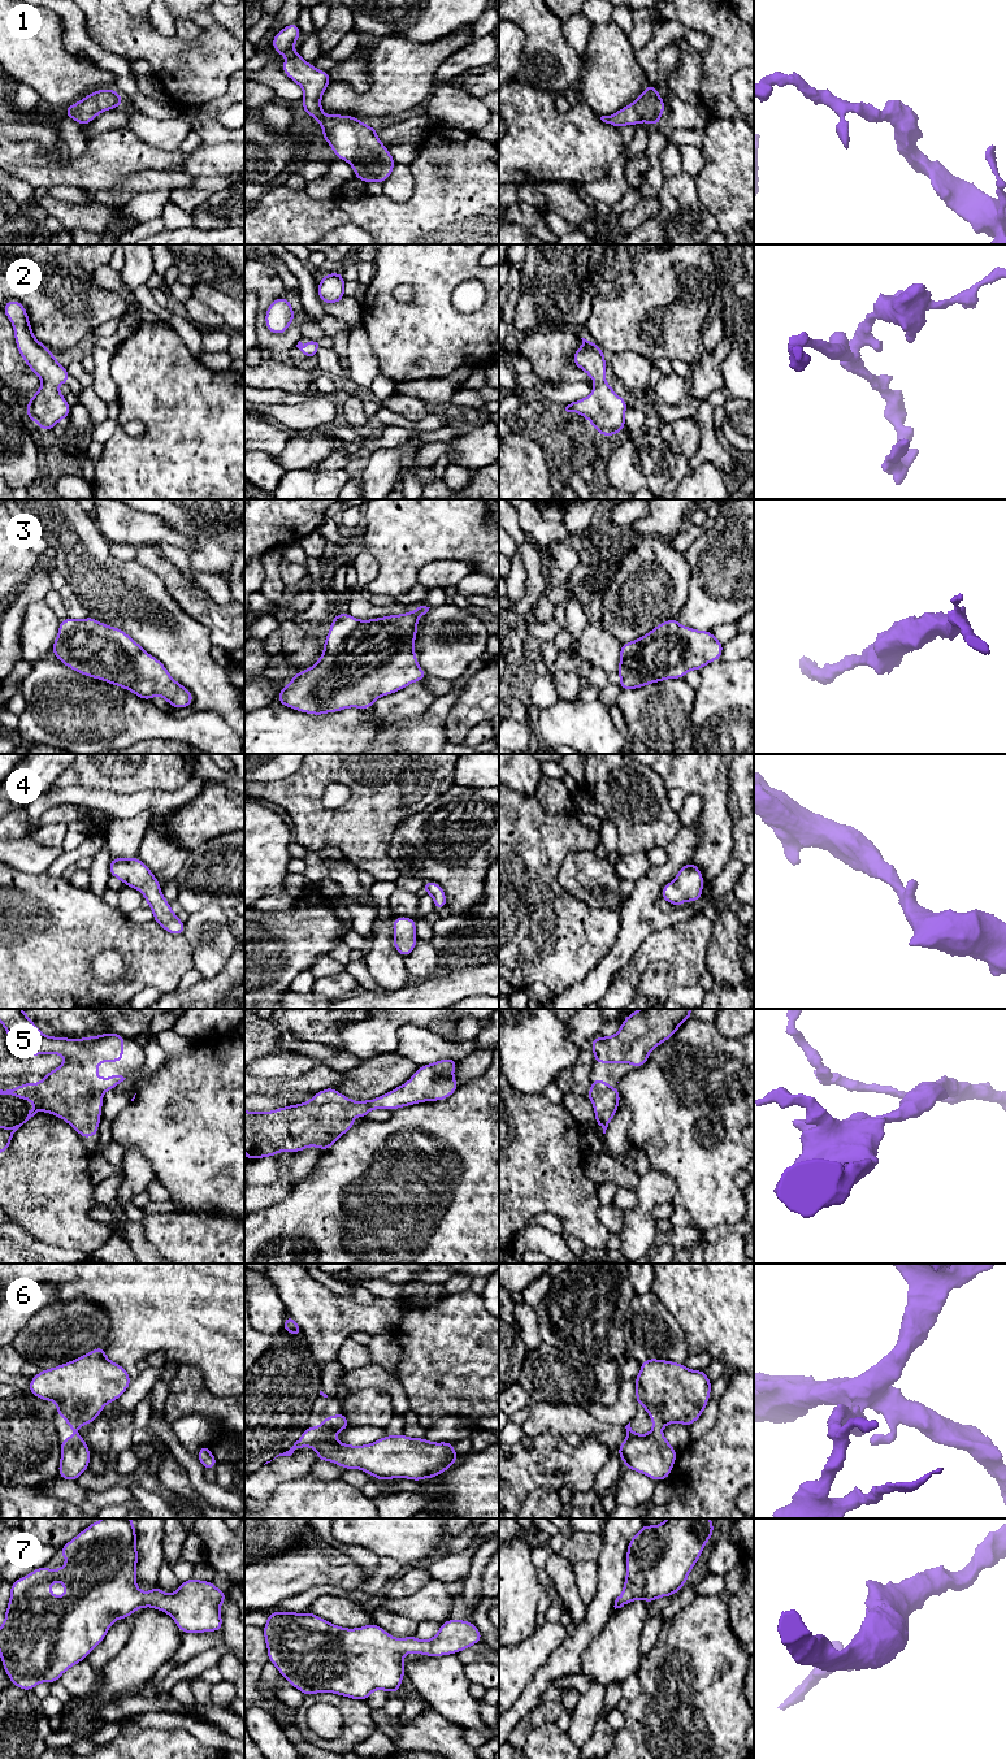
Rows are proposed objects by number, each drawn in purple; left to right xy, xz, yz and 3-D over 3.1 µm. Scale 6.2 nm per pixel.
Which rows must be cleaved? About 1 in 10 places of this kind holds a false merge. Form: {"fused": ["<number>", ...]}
{"fused": []}

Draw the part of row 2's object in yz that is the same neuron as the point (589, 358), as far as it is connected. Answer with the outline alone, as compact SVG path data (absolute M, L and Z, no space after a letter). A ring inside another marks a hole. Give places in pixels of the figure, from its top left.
M585 338L582 346L573 352L576 367L585 371L597 384L589 397L572 402L565 407L567 412L576 412L586 417L595 430L603 437L625 430L625 411L629 407L624 398L619 397L611 385L604 381L606 356L595 342Z

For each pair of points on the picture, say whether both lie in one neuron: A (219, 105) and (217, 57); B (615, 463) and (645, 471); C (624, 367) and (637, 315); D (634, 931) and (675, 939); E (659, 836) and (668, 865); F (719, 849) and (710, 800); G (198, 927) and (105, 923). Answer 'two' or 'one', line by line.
A: two
B: one
C: two
D: two
E: two
F: one
G: two

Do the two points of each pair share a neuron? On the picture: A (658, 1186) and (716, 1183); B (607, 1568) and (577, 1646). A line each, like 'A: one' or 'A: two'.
A: two
B: one

